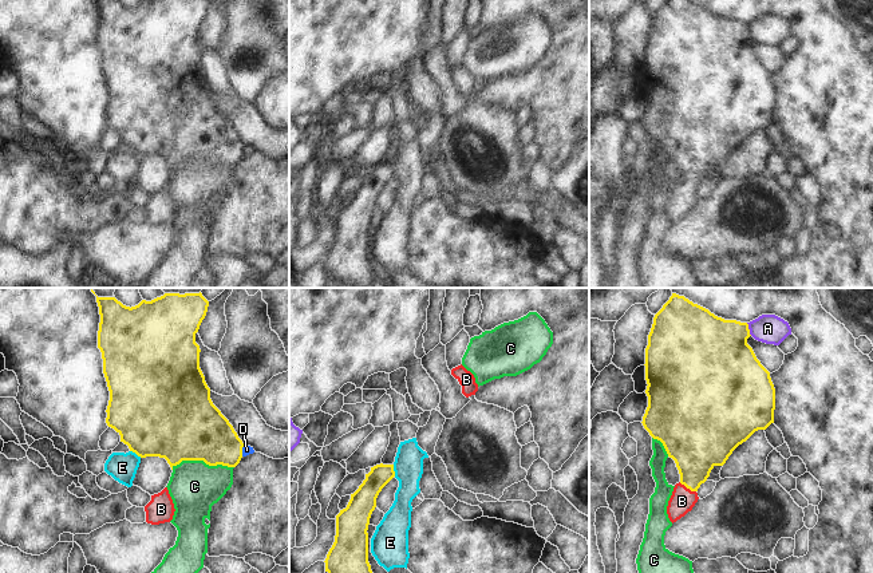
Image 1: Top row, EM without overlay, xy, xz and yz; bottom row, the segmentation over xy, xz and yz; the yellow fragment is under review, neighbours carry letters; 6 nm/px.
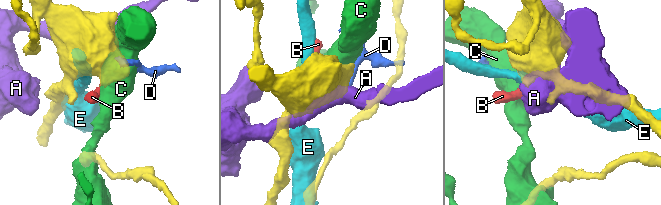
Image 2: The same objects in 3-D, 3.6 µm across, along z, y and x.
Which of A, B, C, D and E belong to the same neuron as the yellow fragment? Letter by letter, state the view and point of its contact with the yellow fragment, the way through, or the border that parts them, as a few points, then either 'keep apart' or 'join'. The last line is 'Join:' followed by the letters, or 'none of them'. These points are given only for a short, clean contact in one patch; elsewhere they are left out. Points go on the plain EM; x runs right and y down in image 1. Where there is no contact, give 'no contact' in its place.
A: yz (749, 30) | along yz (746, 23), (751, 35) | keep apart
B: yz (687, 188) | across yz (696, 147), (694, 172), (687, 188), (682, 201) | join
C: xy (202, 159) | keep apart
D: xy (241, 150) | along xy (244, 145), (241, 155) | keep apart
E: xz (392, 170) | keep apart
Join: B

